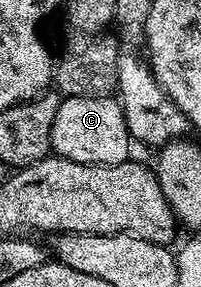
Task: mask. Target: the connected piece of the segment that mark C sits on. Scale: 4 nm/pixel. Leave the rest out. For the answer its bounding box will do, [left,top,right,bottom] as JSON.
[51,95,131,165]

